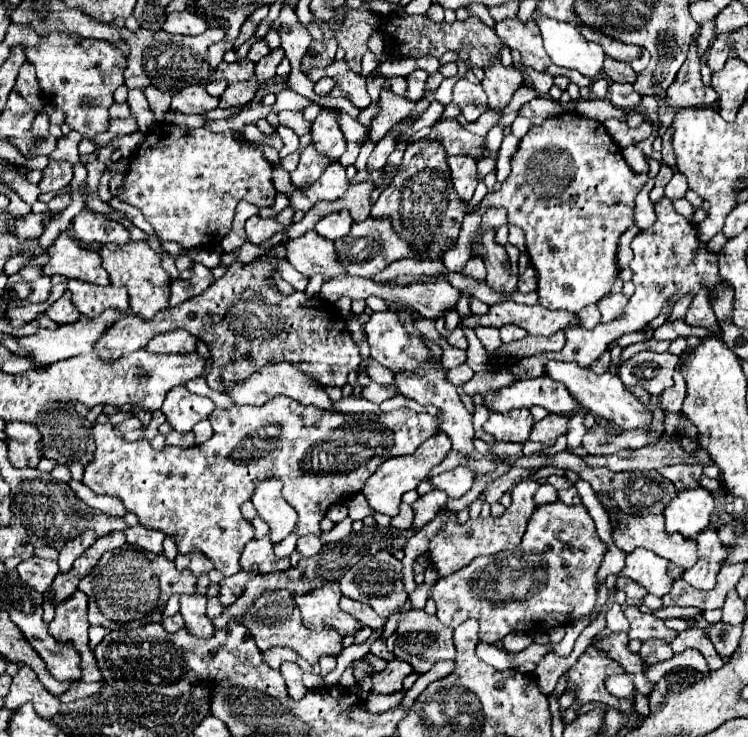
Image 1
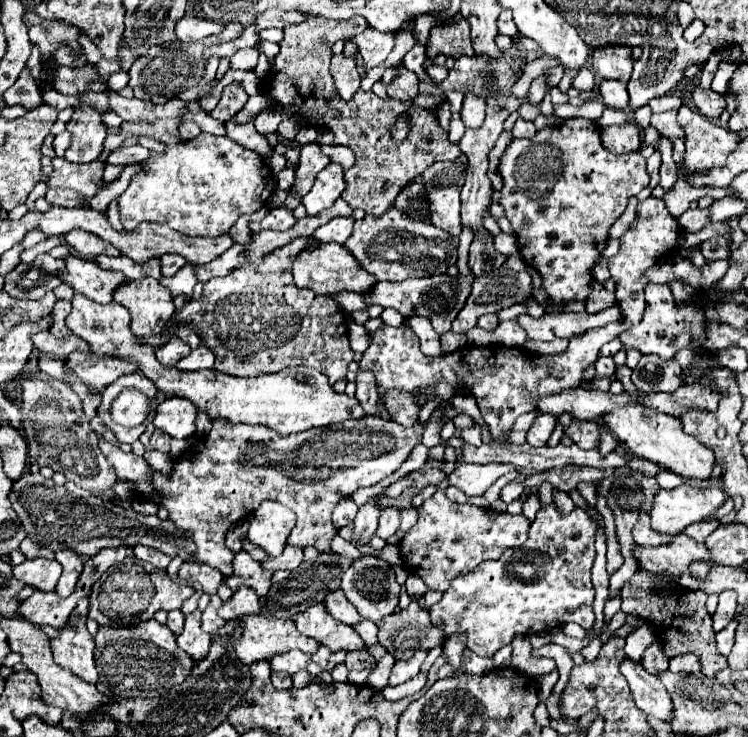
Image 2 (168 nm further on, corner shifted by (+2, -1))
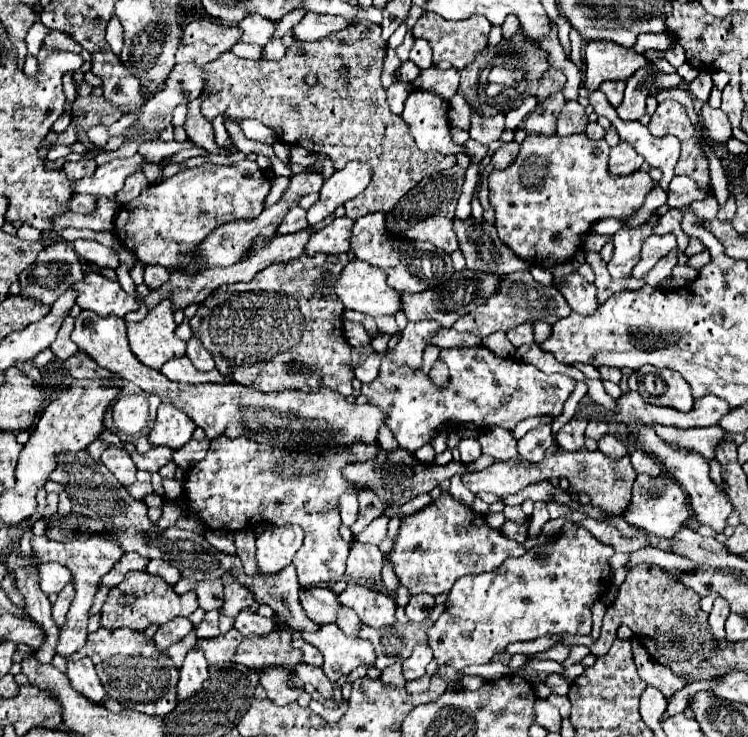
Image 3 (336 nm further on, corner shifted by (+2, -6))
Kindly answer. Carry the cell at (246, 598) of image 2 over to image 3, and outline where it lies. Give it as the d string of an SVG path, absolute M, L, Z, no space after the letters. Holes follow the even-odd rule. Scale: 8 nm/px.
M242 610L238 616L236 616L236 622L234 622L234 628L248 636L248 634L258 634L258 636L266 636L270 632L276 630L276 622L272 618L264 618L264 616L258 616L254 612L248 612L248 610Z

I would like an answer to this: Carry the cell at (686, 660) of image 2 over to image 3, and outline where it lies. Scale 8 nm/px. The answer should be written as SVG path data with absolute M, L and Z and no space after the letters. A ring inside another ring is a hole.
M632 638L632 650L634 650L634 660L636 660L636 666L638 666L638 674L640 678L658 688L666 700L670 700L674 696L674 692L678 692L680 688L686 686L686 680L676 676L668 666L662 666L658 664L656 660L652 660L646 652L646 648L636 640Z

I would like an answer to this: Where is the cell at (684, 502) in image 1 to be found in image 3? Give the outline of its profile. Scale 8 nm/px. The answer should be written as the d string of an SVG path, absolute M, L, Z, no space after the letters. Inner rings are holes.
M638 474L636 482L632 486L632 500L622 514L622 518L630 526L644 528L662 538L672 538L678 532L678 528L684 526L688 516L690 516L690 508L686 504L686 494L680 488L680 484L668 476L652 478L648 474Z

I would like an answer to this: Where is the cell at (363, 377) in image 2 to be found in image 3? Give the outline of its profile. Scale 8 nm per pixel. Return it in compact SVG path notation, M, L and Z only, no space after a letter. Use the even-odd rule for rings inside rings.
M382 426L382 430L380 430L380 446L384 448L384 450L398 450L400 446L398 446L398 442L394 440L394 436L392 436L392 432L386 428L386 426Z

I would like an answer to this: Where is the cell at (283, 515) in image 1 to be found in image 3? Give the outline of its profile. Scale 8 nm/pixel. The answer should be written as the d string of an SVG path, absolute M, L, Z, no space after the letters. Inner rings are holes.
M272 526L256 536L256 564L262 576L274 576L292 564L294 554L302 546L300 526Z

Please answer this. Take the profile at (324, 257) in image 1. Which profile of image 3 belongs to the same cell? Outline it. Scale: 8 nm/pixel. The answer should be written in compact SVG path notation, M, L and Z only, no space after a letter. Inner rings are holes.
M362 260L350 262L340 280L334 282L336 296L346 310L356 310L370 316L392 316L402 310L402 300L396 290L386 284L386 272Z

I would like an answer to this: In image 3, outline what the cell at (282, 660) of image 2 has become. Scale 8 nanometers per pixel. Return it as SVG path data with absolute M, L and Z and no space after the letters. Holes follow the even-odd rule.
M298 664L296 666L296 676L308 684L312 684L326 700L332 700L332 692L334 692L334 686L332 682L326 678L324 670L322 668L316 668L316 666L310 666L310 664Z

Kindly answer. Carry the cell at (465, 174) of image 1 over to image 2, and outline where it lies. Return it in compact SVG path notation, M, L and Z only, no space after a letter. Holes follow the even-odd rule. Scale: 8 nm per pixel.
M466 155L456 161L434 163L424 171L426 195L430 195L430 223L448 231L450 235L460 235L460 191L462 179L466 175Z

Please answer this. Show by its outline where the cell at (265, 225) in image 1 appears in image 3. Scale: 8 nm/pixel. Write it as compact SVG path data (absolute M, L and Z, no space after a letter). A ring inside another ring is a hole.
M300 206L292 208L284 220L278 226L278 234L294 234L294 232L302 232L308 228L308 220L306 220L306 210L302 210Z

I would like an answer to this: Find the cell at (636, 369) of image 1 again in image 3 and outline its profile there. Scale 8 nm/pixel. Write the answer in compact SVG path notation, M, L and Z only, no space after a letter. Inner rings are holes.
M646 368L646 376L638 378L638 392L654 406L668 406L680 412L694 408L694 398L686 380L674 370Z

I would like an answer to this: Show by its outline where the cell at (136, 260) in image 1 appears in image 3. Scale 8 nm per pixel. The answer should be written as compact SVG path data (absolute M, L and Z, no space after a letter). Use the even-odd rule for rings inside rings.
M162 300L138 324L128 324L128 340L134 356L148 368L160 370L166 360L182 358L186 342L176 336L170 300Z

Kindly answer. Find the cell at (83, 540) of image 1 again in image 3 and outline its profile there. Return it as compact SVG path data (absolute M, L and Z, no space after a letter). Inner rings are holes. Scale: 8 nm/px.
M68 584L68 586L58 594L58 600L56 600L54 608L52 608L52 616L54 616L54 622L58 624L58 628L64 628L64 624L66 624L66 612L68 612L68 608L70 608L72 598L74 598L74 586Z

